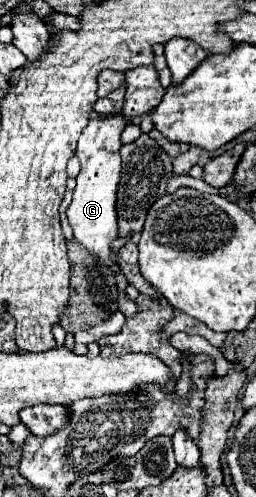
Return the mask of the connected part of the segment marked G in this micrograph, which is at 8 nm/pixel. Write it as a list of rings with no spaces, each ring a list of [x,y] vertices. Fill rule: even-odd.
[[[113,116],[109,120],[89,120],[85,130],[79,136],[77,158],[81,160],[81,172],[77,176],[77,186],[73,190],[73,200],[67,206],[67,220],[75,232],[75,240],[85,246],[93,256],[97,256],[113,274],[119,272],[119,264],[115,262],[113,242],[119,240],[117,226],[117,186],[121,178],[121,132],[127,126],[123,116]]]

